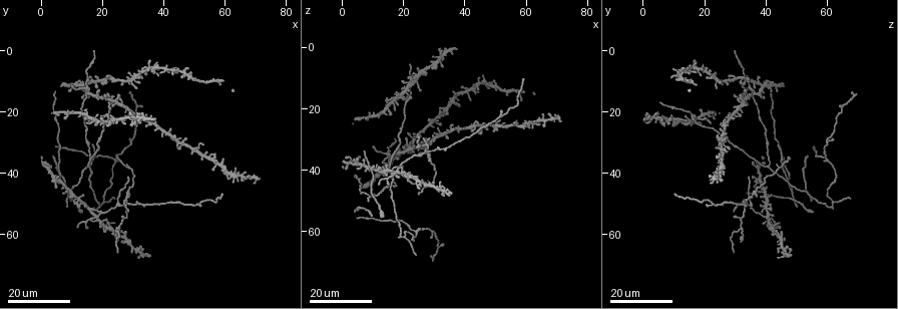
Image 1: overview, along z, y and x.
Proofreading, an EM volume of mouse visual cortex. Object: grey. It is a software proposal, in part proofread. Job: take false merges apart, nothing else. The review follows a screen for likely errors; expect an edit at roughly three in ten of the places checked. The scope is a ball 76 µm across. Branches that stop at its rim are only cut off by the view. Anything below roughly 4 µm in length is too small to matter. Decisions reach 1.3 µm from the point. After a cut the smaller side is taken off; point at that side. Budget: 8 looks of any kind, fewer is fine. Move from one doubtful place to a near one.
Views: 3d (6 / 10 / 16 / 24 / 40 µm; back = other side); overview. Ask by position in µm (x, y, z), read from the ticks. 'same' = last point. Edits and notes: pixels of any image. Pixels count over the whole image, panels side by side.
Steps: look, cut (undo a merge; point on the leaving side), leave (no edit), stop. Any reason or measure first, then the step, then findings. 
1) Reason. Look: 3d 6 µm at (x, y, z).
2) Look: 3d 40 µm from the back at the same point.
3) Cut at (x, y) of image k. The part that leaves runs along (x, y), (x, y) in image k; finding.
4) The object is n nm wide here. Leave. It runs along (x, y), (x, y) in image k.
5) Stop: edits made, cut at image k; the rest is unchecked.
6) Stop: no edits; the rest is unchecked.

Looks like a crossing. Look: 3d 24 µm at (24.5, 36.0, 60.0).

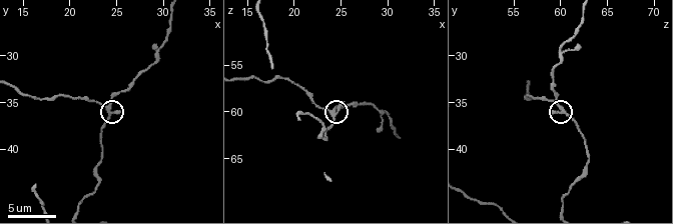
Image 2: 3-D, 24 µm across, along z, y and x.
Look: 3d 10 µm at (24.2, 35.6, 59.8).

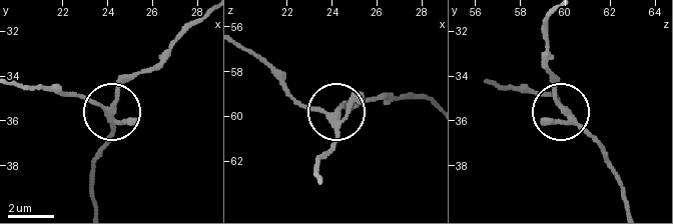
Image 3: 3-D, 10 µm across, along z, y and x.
Leave. It runs along (321, 180), (315, 164), (331, 145), (337, 113), (372, 99) in image 3; continuous, no second cell.

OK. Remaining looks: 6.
Four or more arms meet. Look: 3d 16 µm at (15.5, 52.0, 40.0).

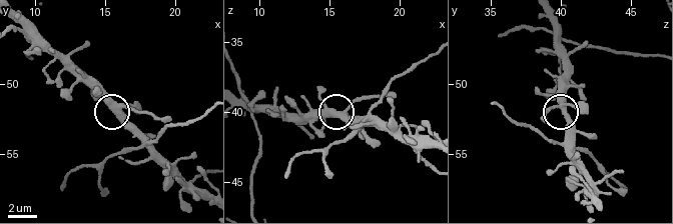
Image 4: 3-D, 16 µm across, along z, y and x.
Zoom in. Look: 3d 10 µm at (16.0, 51.8, 40.2).

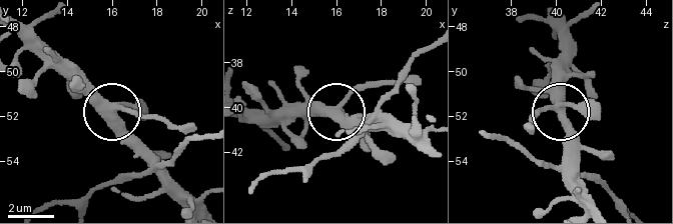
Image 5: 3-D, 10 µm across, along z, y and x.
Leave. It runs along (557, 16), (559, 108), (531, 115) in image 5; continuous, no second cell.

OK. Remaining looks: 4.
Look: 3d 16 µm at (15.5, 13.0, 35.5).

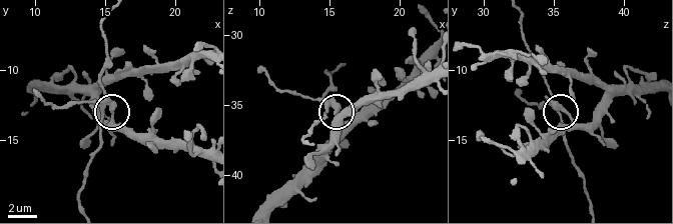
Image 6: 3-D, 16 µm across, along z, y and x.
Look: 3d 6 µm at (15.6, 12.6, 35.4).

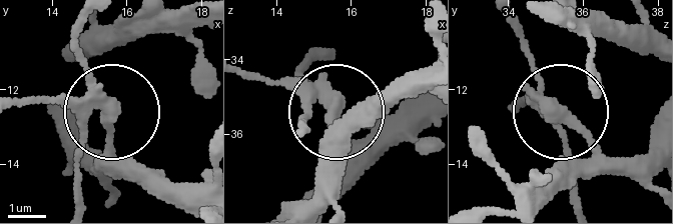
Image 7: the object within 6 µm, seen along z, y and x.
Leave. It runs along (578, 205), (556, 106), (518, 36) in image 7; one cell here.

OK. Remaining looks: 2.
Four-way junction. Look: 3d 16 µm at (10.5, 46.5, 40.0).

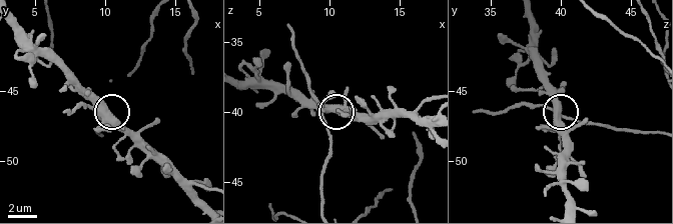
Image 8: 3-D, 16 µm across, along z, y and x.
Look: 3d 10 µm at (10.0, 46.4, 39.8).

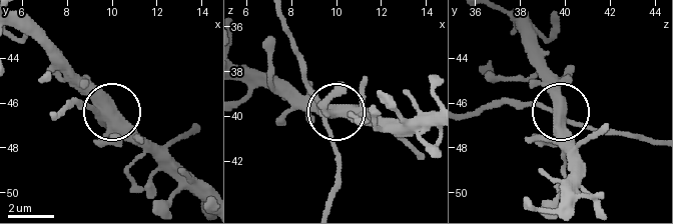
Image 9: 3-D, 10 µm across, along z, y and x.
The side arm is 17 µm long. Cut at (305, 87) of image 9. The part that leaves runs along (563, 116), (652, 139) in image 9; two cells meet here.

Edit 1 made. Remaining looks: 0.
Stop: edits made, cut at image 9; the rest is unchecked.

